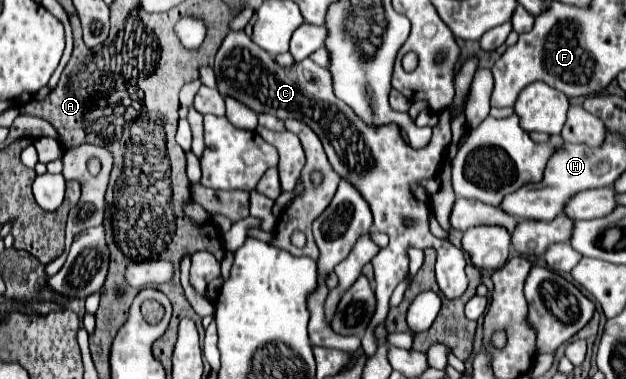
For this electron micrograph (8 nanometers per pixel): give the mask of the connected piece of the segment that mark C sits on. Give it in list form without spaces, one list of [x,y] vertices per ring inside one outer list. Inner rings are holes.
[[[238,30],[238,32],[230,32],[226,36],[226,40],[222,42],[218,54],[216,54],[216,64],[214,64],[214,72],[216,72],[216,78],[218,78],[218,90],[222,96],[232,96],[236,100],[240,100],[242,104],[246,104],[248,108],[252,108],[254,112],[268,112],[272,116],[280,116],[282,120],[284,118],[296,118],[296,120],[302,120],[304,124],[308,124],[316,134],[318,138],[322,140],[324,144],[324,150],[326,150],[326,156],[334,168],[334,172],[348,180],[352,186],[356,186],[356,190],[364,196],[364,200],[368,202],[370,210],[372,210],[372,216],[374,216],[374,230],[376,232],[384,232],[388,234],[390,238],[390,244],[386,248],[382,248],[376,258],[372,258],[372,266],[374,266],[374,280],[376,280],[376,314],[372,318],[372,324],[368,326],[368,332],[362,336],[362,350],[366,356],[372,356],[376,352],[376,340],[372,336],[372,328],[382,322],[388,314],[388,300],[394,292],[394,288],[406,280],[408,276],[408,248],[434,248],[438,256],[438,286],[442,290],[442,294],[448,298],[448,300],[454,300],[454,298],[460,298],[466,288],[468,288],[468,276],[464,272],[466,268],[466,256],[460,248],[456,248],[452,242],[446,242],[446,240],[438,240],[432,232],[430,232],[430,196],[428,196],[428,190],[422,186],[422,180],[426,178],[434,178],[438,176],[440,168],[442,168],[442,162],[444,162],[444,148],[448,148],[450,144],[450,112],[444,110],[444,112],[438,112],[438,124],[434,126],[434,134],[432,134],[432,140],[428,146],[424,148],[418,148],[414,150],[410,144],[406,144],[401,129],[398,128],[398,124],[384,124],[380,128],[372,128],[368,124],[364,124],[364,120],[360,120],[352,108],[348,108],[342,100],[338,100],[332,92],[332,74],[328,72],[328,68],[322,68],[318,66],[314,60],[302,60],[298,64],[292,64],[290,68],[282,68],[278,66],[272,56],[268,52],[264,52],[262,48],[258,48],[248,36],[244,30]],[[402,218],[414,218],[416,224],[414,226],[404,226],[402,224]]]

